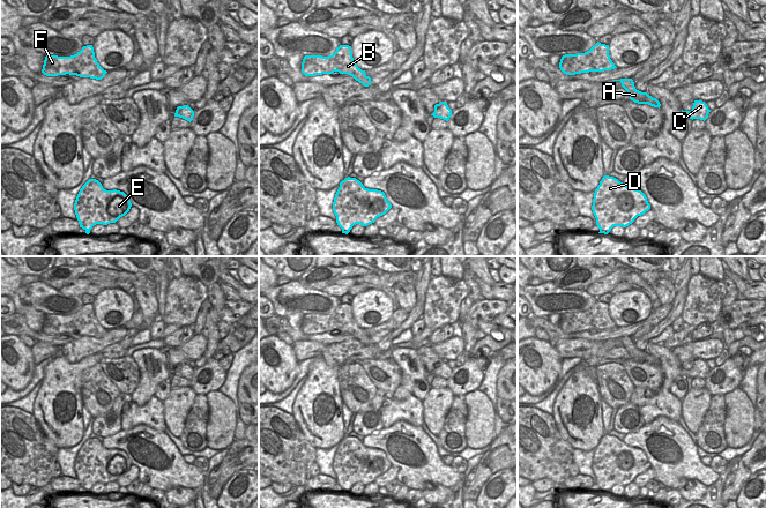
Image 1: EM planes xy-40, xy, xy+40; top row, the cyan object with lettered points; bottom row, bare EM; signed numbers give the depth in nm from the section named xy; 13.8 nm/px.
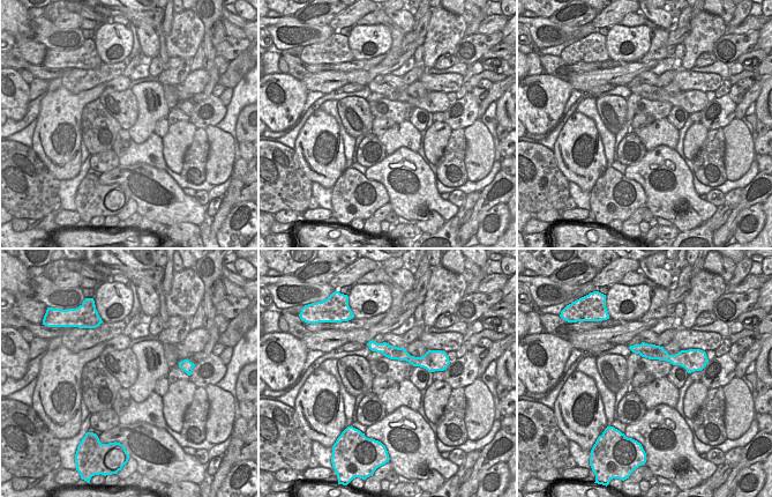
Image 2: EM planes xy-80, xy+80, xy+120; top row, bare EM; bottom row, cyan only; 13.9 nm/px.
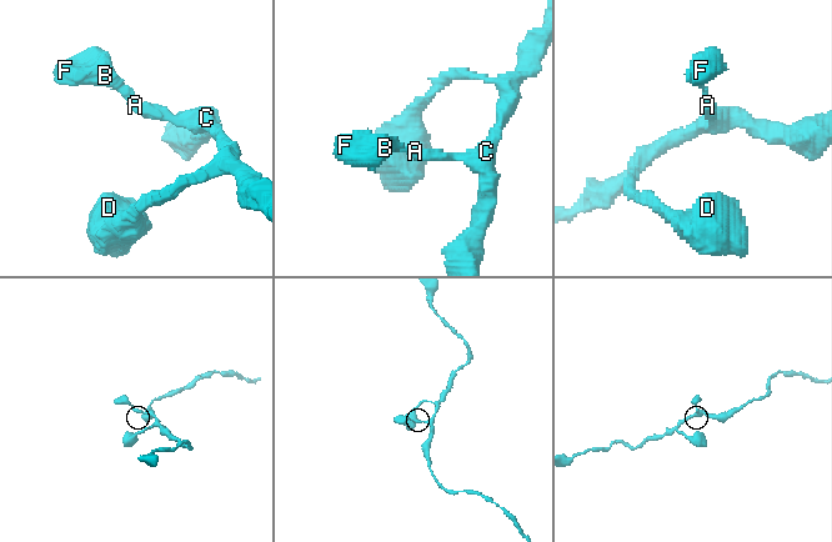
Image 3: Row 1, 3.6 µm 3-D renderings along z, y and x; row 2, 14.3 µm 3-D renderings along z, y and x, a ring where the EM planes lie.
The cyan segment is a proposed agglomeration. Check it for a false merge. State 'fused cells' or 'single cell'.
single cell

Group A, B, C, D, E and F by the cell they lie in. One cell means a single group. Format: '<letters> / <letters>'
A B C D E F

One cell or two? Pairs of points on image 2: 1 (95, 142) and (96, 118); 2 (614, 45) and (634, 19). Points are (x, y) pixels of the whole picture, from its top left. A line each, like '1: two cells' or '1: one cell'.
1: one cell
2: two cells

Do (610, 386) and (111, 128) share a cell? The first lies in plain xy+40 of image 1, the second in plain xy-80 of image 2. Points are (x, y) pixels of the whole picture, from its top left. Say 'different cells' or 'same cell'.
same cell

